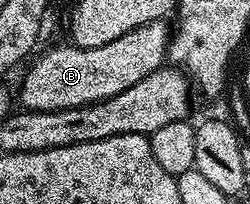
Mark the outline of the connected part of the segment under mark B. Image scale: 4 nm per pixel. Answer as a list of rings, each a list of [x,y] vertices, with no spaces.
[[[162,20],[143,24],[131,32],[123,32],[119,40],[111,40],[111,44],[103,44],[99,48],[66,44],[46,54],[38,53],[24,67],[25,75],[21,78],[21,91],[16,91],[16,101],[20,105],[22,102],[25,110],[66,110],[89,106],[92,102],[119,96],[119,92],[127,92],[131,84],[139,84],[143,76],[151,76],[151,72],[166,65],[171,37],[171,26],[167,23]]]

